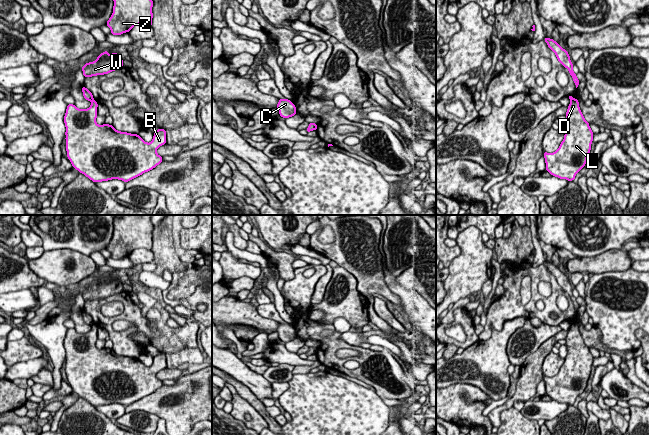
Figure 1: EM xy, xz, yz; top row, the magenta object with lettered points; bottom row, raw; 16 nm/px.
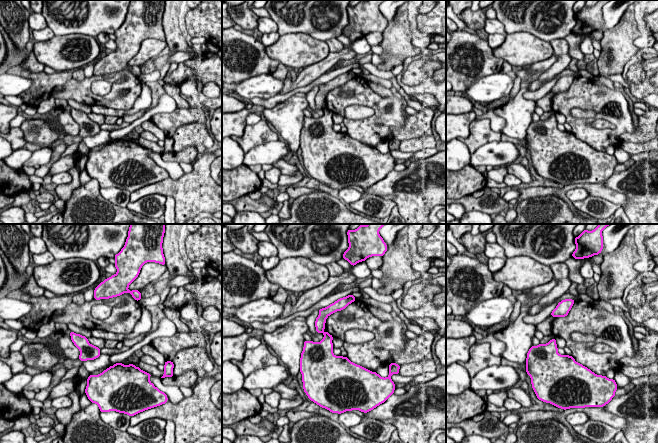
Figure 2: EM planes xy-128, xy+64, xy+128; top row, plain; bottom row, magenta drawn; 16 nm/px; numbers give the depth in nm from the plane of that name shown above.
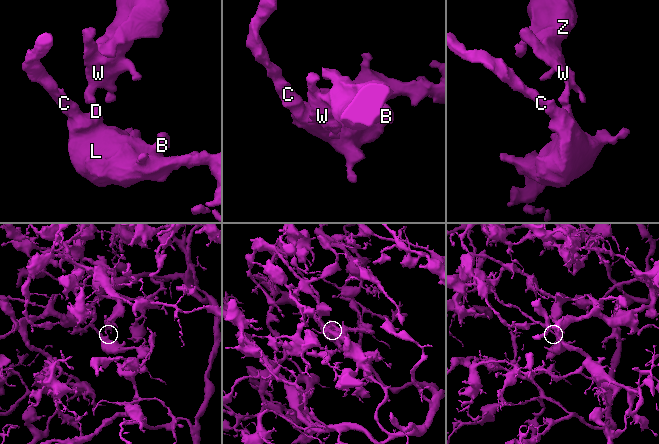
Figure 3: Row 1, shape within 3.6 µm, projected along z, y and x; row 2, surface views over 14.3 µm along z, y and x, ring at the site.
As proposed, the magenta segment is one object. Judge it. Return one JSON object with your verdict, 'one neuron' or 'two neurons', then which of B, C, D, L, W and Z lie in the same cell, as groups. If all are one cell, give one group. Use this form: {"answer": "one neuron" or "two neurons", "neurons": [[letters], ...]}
{"answer": "two neurons", "neurons": [["B", "C", "D", "L"], ["W", "Z"]]}

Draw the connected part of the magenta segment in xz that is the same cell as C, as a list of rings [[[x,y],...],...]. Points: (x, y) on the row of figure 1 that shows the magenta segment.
[[[279,99],[277,104],[279,115],[283,118],[289,118],[296,115],[296,107],[289,99]]]

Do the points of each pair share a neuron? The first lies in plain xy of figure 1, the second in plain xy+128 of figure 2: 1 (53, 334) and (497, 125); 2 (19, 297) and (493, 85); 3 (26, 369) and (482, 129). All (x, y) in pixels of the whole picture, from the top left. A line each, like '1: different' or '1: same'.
1: different
2: same
3: different

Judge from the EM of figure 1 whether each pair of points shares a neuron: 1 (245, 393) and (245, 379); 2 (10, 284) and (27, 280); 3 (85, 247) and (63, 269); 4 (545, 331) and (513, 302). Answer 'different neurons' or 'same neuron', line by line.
1: different neurons
2: same neuron
3: different neurons
4: different neurons

